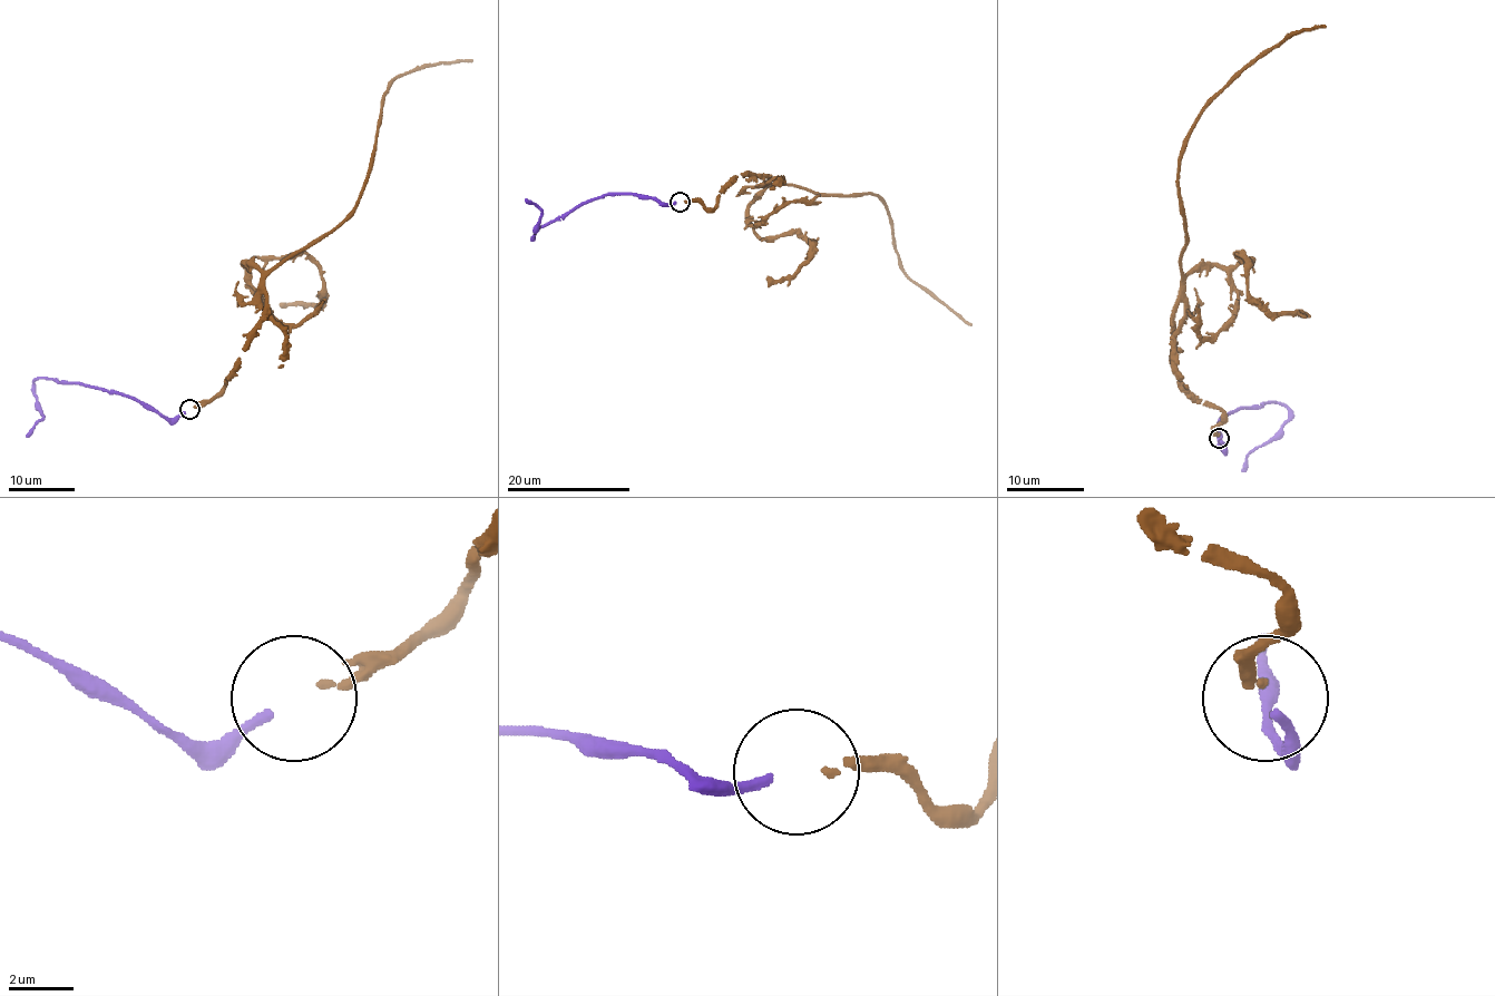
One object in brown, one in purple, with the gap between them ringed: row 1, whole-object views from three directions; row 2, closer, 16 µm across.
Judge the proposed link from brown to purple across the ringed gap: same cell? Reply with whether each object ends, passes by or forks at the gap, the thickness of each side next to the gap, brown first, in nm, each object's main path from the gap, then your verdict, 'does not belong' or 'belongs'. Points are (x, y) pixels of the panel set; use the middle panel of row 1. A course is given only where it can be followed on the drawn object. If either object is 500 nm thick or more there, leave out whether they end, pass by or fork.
brown ends there; purple ends there; 200 nm thick on the brown side, 280 nm on the other; brown runs (684, 202), (712, 210), (719, 194), (743, 174), (819, 194), (872, 194), (888, 210), (899, 265), (970, 325); purple runs (675, 202), (656, 202), (632, 194), (604, 194), (582, 202), (548, 222), (534, 237), (541, 210), (525, 198); belongs

